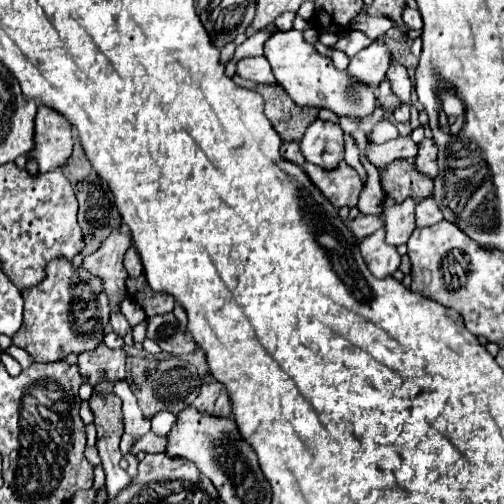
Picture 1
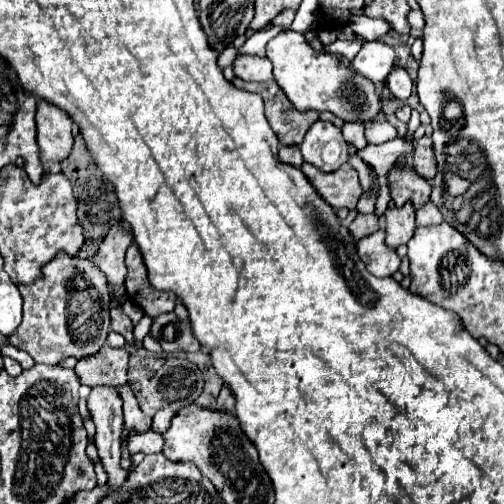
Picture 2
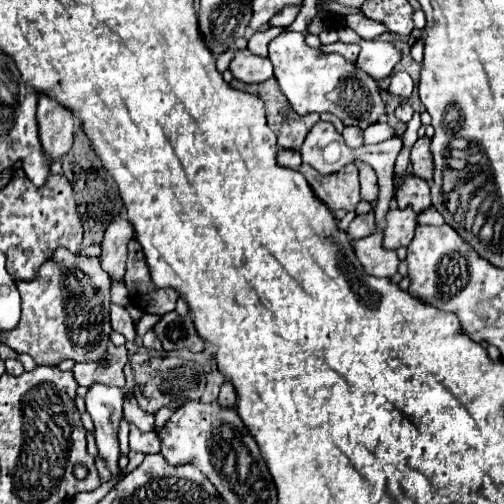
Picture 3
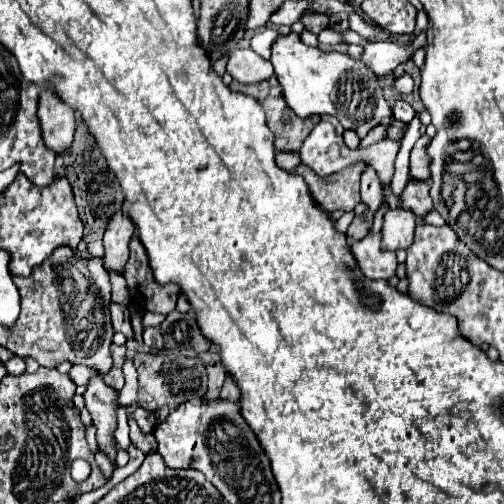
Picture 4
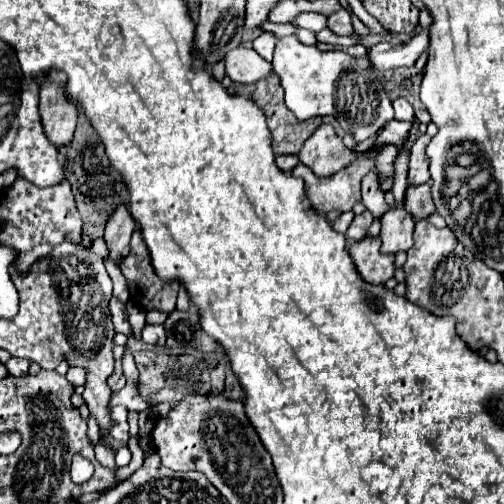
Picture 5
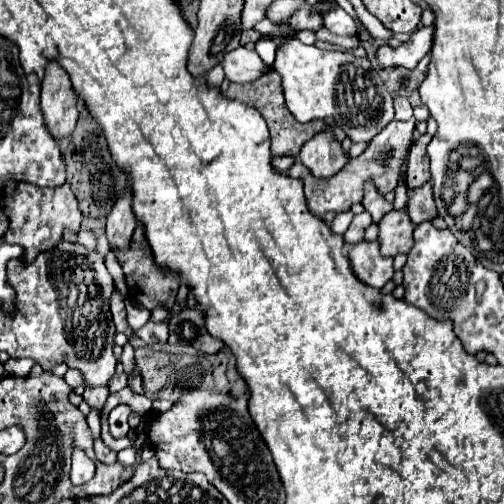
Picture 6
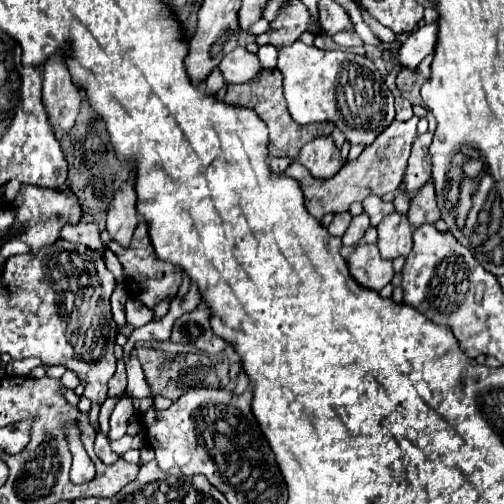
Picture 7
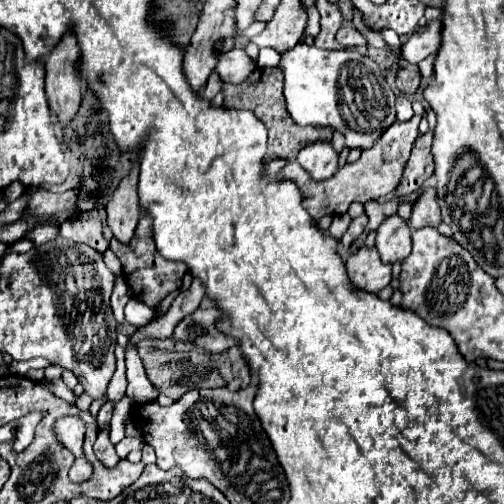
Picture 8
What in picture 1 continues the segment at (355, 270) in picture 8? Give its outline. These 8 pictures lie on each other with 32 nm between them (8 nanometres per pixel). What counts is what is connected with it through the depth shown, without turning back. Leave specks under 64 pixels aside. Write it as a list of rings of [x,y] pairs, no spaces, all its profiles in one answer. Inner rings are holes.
[[[384,228],[374,232],[372,236],[366,236],[360,240],[360,254],[368,266],[368,270],[376,278],[392,276],[400,266],[400,254],[394,246],[388,246],[384,242]]]

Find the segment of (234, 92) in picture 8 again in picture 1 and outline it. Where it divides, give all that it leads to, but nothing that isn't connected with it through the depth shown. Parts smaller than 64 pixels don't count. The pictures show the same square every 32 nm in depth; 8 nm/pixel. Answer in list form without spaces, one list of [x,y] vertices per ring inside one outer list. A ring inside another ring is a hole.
[[[242,78],[234,82],[238,86],[254,88],[262,94],[266,104],[266,118],[284,142],[300,142],[306,128],[318,118],[316,108],[298,108],[278,84],[250,84]]]

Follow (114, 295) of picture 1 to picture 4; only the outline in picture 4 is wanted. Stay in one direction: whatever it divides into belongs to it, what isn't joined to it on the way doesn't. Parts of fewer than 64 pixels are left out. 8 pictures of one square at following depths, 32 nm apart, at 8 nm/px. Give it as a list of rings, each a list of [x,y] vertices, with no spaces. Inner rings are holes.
[[[118,210],[112,216],[112,220],[108,222],[106,232],[104,232],[104,248],[106,248],[104,266],[106,268],[112,268],[116,272],[124,270],[124,262],[128,260],[128,242],[132,238],[134,230],[136,230],[136,226],[122,210]]]

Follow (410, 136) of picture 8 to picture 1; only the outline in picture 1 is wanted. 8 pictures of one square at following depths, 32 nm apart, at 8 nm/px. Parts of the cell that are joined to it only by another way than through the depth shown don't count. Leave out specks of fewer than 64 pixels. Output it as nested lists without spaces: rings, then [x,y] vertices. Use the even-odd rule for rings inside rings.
[[[310,162],[302,164],[304,172],[316,184],[316,188],[324,194],[324,198],[334,206],[334,208],[354,208],[358,202],[358,196],[362,192],[362,182],[352,166],[342,162],[336,170],[322,170]]]

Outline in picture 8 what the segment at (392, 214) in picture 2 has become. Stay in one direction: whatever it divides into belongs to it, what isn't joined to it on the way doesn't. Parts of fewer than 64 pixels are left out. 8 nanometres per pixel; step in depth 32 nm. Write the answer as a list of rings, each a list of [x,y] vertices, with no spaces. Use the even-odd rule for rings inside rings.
[[[390,216],[376,232],[376,250],[386,264],[406,260],[412,248],[410,226],[400,216]]]

